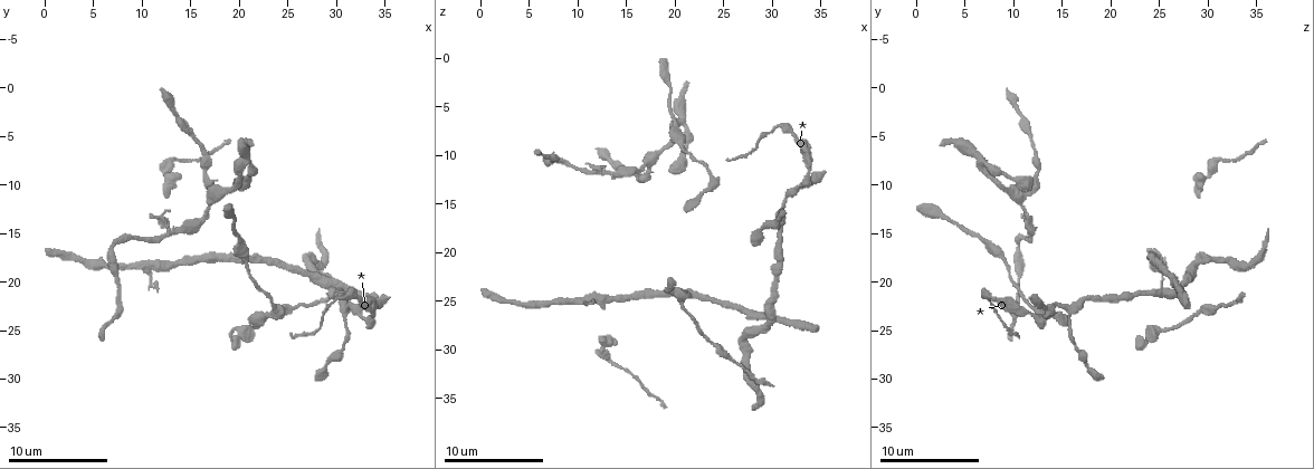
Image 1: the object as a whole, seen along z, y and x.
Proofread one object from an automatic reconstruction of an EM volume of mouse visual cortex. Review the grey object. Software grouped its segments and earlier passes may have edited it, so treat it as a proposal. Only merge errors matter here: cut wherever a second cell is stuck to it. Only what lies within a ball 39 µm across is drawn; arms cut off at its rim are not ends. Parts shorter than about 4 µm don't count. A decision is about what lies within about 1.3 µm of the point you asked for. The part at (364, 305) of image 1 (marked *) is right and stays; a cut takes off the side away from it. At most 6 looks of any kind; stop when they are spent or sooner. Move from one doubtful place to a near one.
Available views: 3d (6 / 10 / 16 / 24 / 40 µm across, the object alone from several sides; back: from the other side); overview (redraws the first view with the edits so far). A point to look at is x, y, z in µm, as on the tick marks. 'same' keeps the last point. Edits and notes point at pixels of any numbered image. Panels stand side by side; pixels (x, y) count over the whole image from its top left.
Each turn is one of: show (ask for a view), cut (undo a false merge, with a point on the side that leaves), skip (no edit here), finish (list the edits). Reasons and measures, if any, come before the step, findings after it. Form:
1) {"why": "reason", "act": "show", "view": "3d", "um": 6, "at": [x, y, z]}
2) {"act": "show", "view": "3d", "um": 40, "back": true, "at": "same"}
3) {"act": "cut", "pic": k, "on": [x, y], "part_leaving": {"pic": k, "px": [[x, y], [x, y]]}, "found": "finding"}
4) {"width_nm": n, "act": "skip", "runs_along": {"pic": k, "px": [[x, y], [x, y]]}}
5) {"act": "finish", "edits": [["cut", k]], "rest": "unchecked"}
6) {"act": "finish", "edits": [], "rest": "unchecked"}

{"why": "looks like a crossing", "act": "show", "view": "3d", "um": 10, "at": [17.2, 11.0, 11.2]}

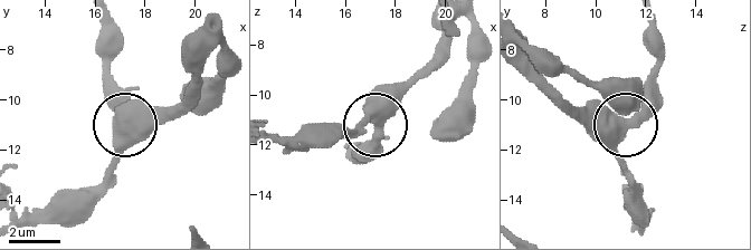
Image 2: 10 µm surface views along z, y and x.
{"side_arm_um": 14, "act": "skip", "found": "continuous, no second cell"}

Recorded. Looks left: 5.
{"act": "show", "view": "3d", "um": 10, "at": [21.0, 7.8, 7.0]}

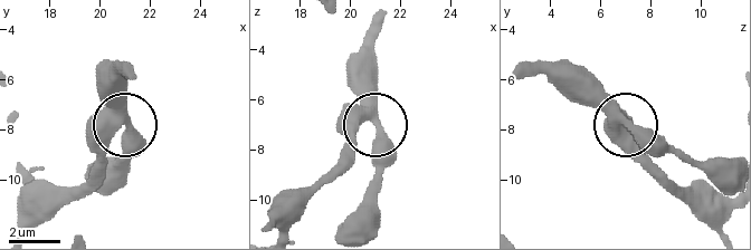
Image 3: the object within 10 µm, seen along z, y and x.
{"width_nm": 450, "act": "skip", "found": "continuous, no second cell"}

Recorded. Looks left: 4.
{"act": "show", "view": "3d", "um": 6, "at": [30.0, 21.0, 25.6]}

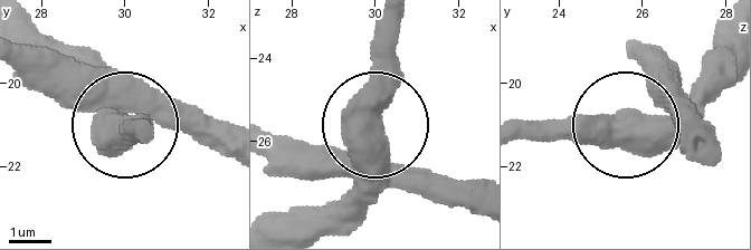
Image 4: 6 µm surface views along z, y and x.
{"act": "show", "view": "3d", "um": 6, "back": true, "at": [29.95, 21.20, 25.60]}

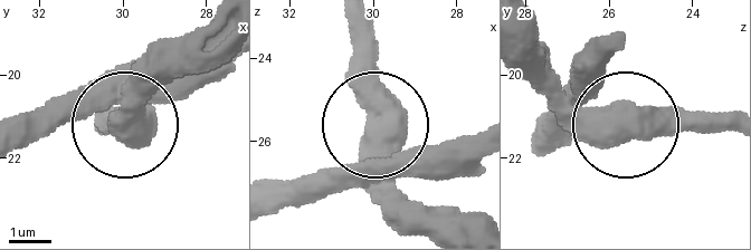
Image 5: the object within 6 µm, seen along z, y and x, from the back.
{"act": "skip", "runs_along": {"pic": 5, "px": [[359, 18], [359, 93], [377, 135], [320, 185]]}, "found": "all the same cell"}

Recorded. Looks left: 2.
{"act": "finish", "edits": [], "rest": "unchecked"}

